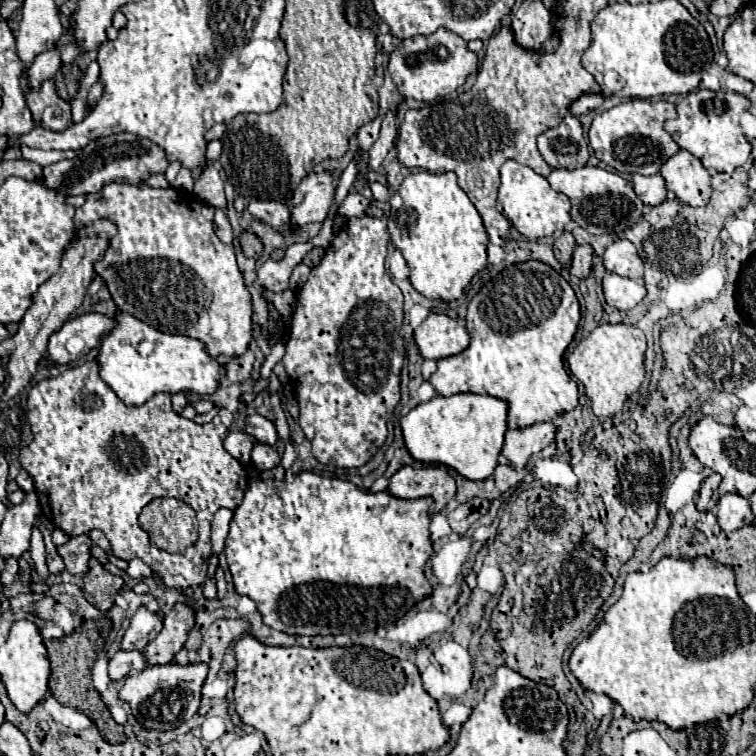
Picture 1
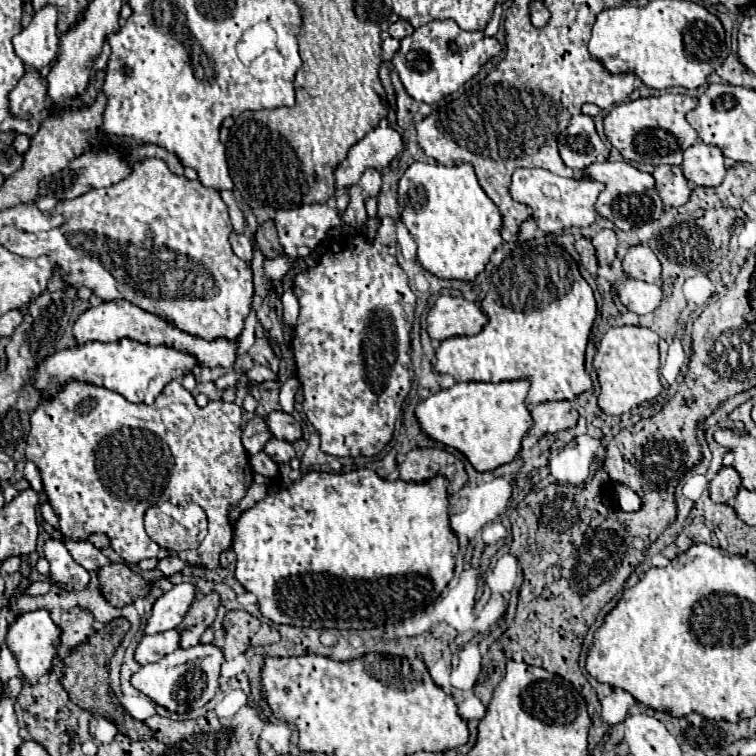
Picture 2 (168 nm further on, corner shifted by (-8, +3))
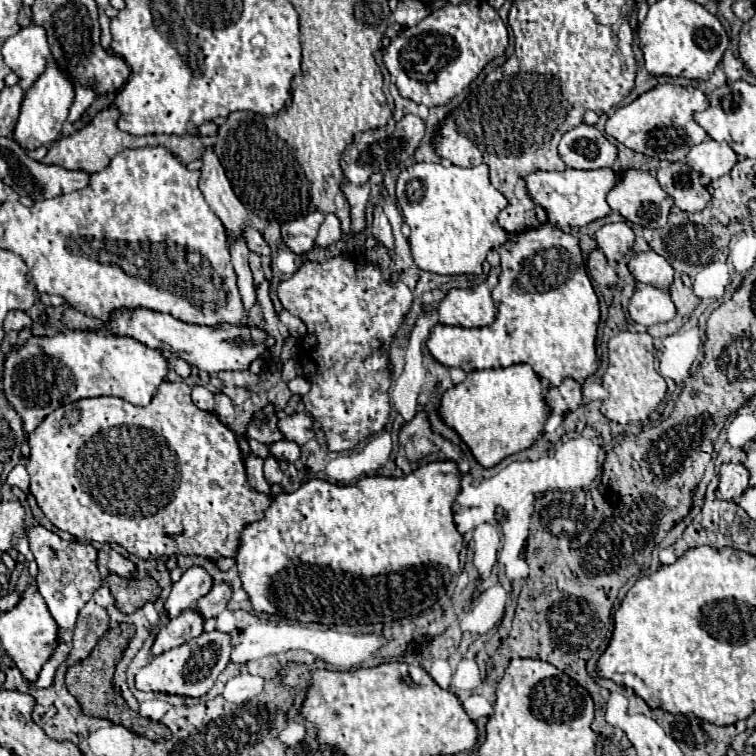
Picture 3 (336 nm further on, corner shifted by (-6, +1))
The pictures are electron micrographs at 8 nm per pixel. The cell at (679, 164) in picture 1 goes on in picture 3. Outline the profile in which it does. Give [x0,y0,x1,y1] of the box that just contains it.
[686,139,738,181]

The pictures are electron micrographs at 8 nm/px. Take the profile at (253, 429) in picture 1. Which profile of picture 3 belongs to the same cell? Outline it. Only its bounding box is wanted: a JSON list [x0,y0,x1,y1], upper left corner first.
[278,413,314,445]

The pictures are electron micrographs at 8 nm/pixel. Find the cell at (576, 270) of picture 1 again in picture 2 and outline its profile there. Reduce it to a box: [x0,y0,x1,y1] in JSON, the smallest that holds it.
[592,229,618,265]

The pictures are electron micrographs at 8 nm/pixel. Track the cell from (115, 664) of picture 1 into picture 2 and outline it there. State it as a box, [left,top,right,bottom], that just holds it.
[136,629,180,665]

